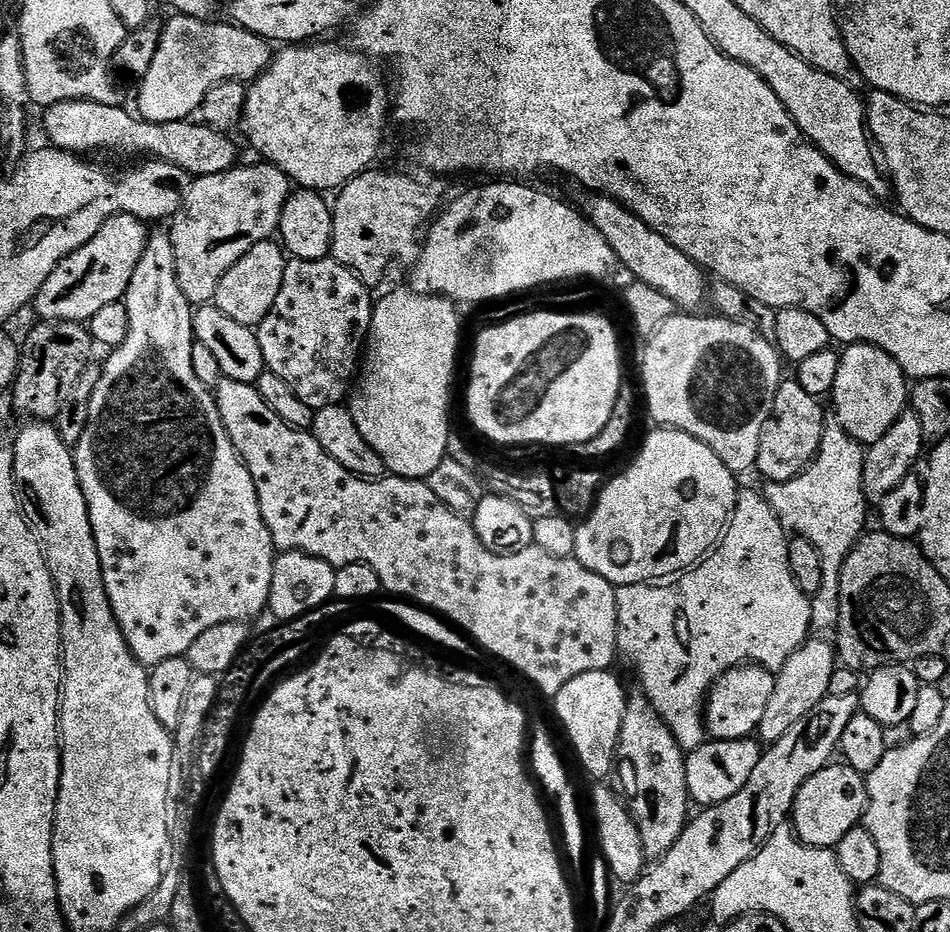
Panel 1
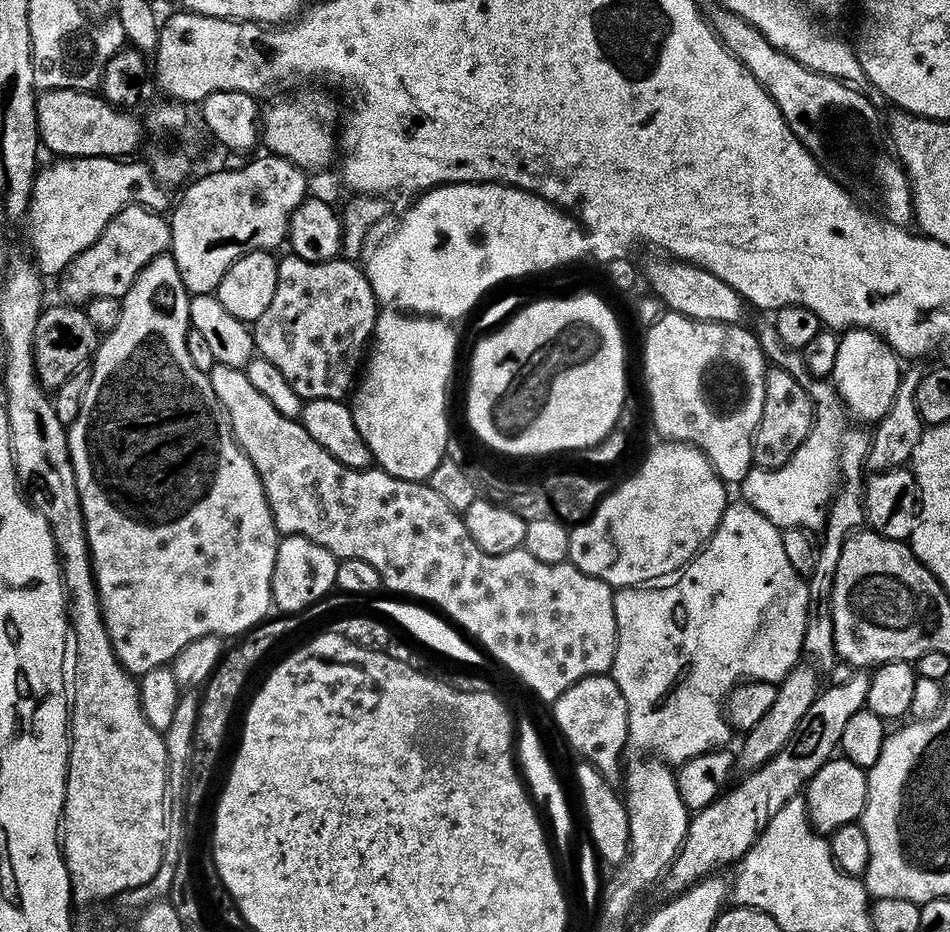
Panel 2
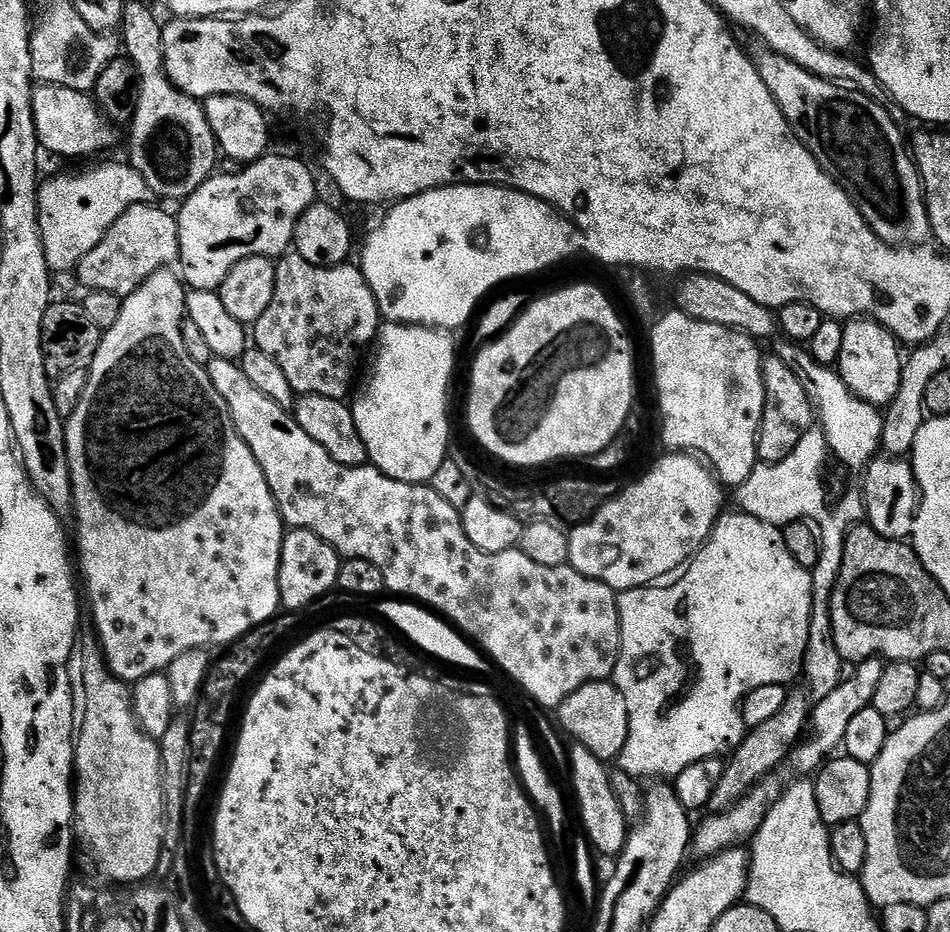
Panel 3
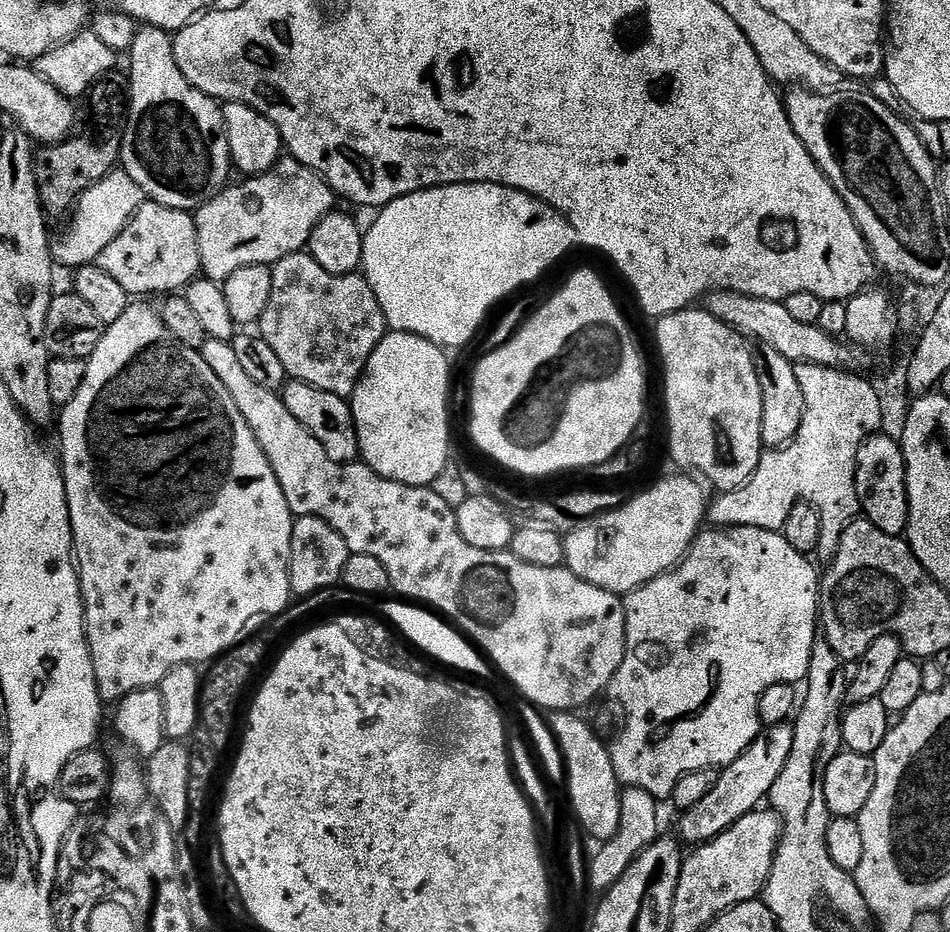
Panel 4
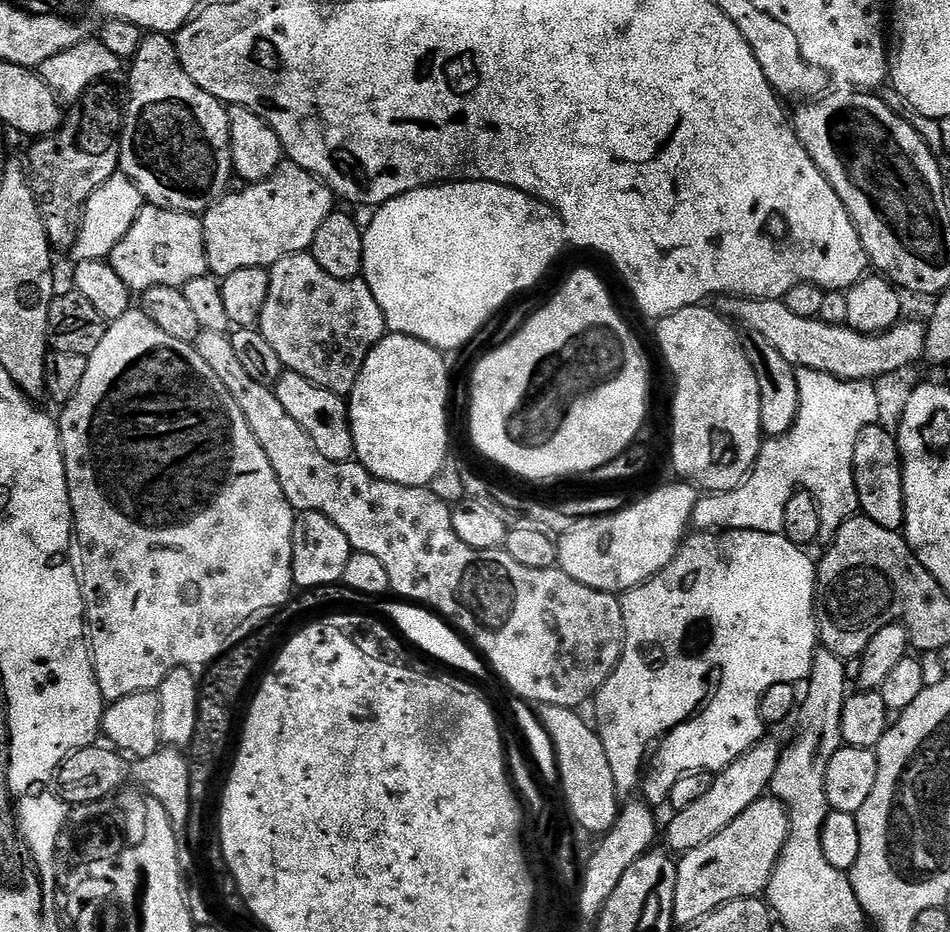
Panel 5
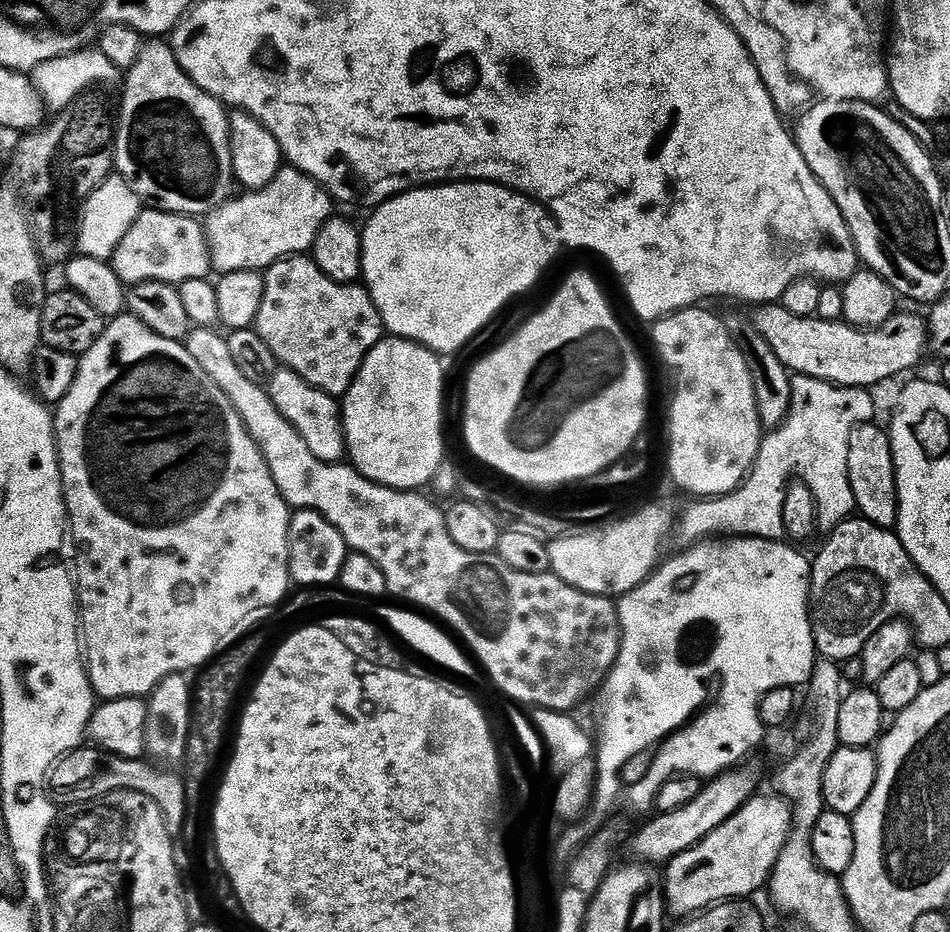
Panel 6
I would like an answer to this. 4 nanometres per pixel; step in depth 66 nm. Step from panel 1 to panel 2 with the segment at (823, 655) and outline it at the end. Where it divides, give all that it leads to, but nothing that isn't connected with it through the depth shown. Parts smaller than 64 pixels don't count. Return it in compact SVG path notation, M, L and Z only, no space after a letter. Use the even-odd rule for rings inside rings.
M801 666L794 669L779 685L778 702L774 702L770 714L766 714L766 718L762 718L762 722L758 722L758 726L754 726L754 730L743 737L744 745L738 751L738 764L741 769L745 768L745 773L751 774L766 766L796 737L796 731L802 726L802 718L810 714L810 706L814 706L822 691L822 684L816 681L816 676L818 672L815 667Z

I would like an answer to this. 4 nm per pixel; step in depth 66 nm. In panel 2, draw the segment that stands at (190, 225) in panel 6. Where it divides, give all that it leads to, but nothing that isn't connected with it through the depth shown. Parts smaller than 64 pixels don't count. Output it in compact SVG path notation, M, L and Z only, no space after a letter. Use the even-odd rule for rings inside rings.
M127 208L114 218L114 222L110 222L110 226L106 226L102 238L98 238L98 242L94 242L90 250L86 250L74 261L70 269L72 284L84 298L114 298L123 301L124 295L132 289L142 272L159 256L165 255L171 246L172 225L161 213L152 212L149 208Z

